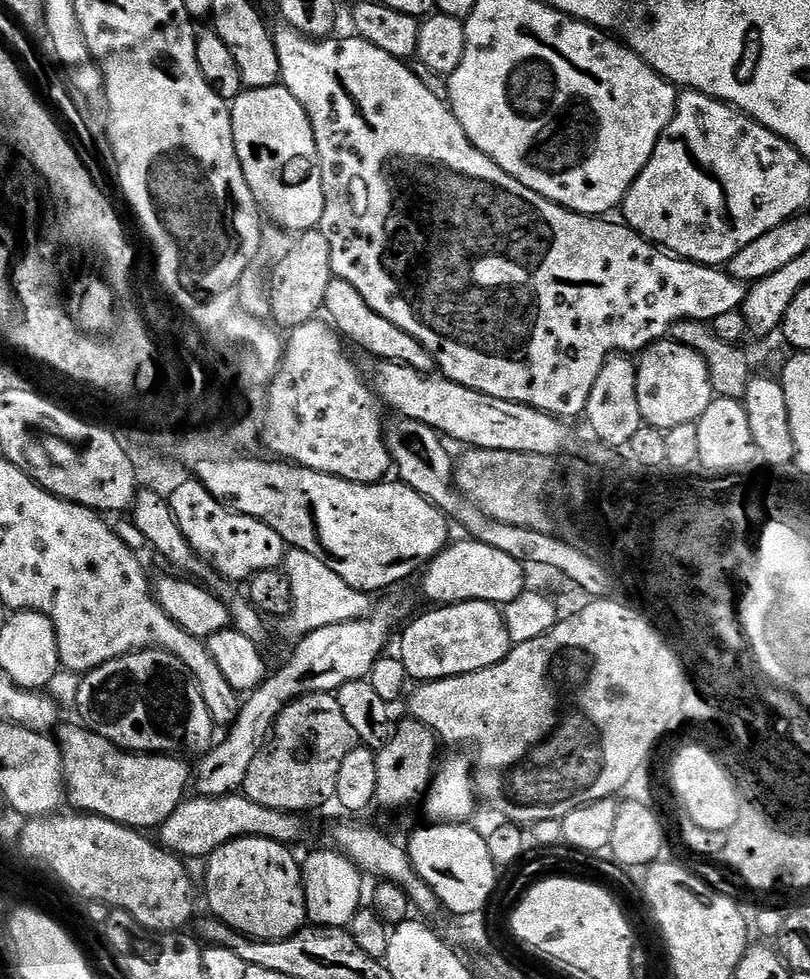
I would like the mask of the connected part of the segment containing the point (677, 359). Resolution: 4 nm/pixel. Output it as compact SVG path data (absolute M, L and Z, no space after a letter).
M671 338L657 340L639 353L636 385L644 424L661 430L683 426L686 422L695 424L702 414L706 414L714 399L710 370L702 354Z

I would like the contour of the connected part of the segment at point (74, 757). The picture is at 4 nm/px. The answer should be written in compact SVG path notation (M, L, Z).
M61 723L58 728L58 743L60 758L64 763L64 782L66 796L69 801L77 804L79 811L84 814L101 816L107 820L118 822L127 828L137 830L159 829L170 818L170 814L178 809L190 792L190 781L194 772L188 769L187 759L176 754L145 754L143 752L130 752L112 744L97 732L81 726L79 723Z

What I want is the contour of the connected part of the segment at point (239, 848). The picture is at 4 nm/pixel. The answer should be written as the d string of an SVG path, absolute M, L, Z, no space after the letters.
M238 837L207 857L202 887L208 891L208 909L234 930L255 940L281 940L305 927L304 874L291 847L270 838Z

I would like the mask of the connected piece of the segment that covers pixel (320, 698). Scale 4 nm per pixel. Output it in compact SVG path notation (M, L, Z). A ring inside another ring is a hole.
M333 693L300 696L282 710L264 749L250 762L243 795L260 806L297 814L308 814L311 808L320 808L323 804L331 805L338 786L338 769L357 744L355 730L346 722Z

